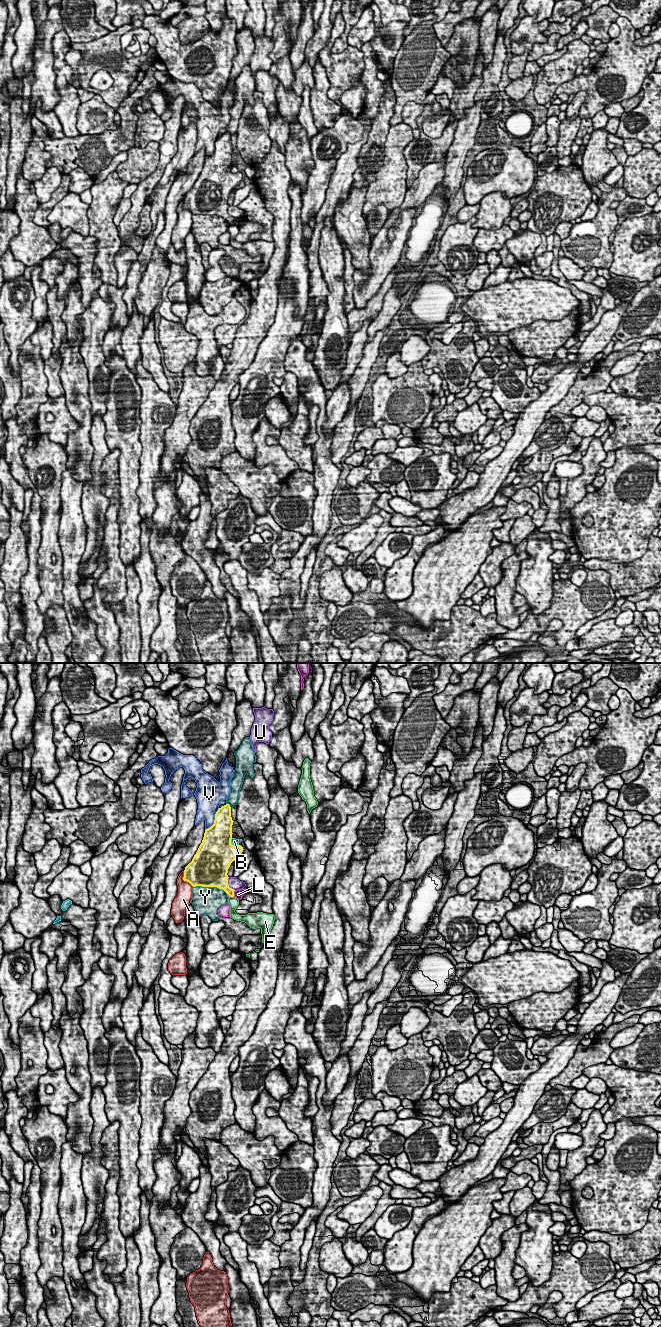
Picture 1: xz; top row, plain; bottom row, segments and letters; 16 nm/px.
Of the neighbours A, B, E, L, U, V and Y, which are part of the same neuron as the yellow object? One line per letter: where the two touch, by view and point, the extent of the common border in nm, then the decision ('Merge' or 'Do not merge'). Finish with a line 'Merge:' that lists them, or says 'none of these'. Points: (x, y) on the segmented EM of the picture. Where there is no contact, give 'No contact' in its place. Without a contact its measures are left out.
A: Touches yellow at xz (184, 880). Shared border 300 nm. Do not merge
B: Touches yellow at xz (233, 845). Shared border 180 nm. Do not merge
E: Touches yellow at xz (232, 896). Shared border 70 nm. Do not merge
L: Touches yellow at xz (233, 893). Shared border 110 nm. Do not merge
U: Touches yellow at xz (228, 885). Shared border 260 nm. Do not merge
V: Touches yellow at xz (214, 820). Shared border 440 nm. Do not merge
Y: Touches yellow at xz (210, 886). Shared border 550 nm. Do not merge
Merge: none of these

